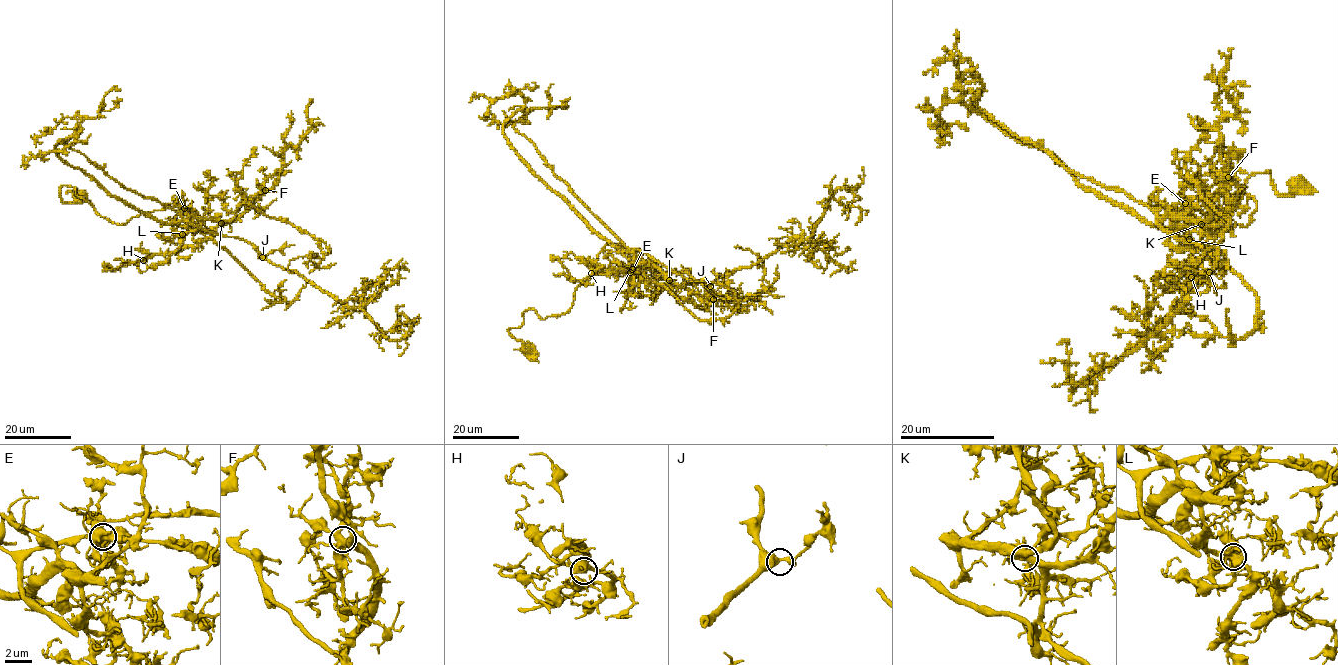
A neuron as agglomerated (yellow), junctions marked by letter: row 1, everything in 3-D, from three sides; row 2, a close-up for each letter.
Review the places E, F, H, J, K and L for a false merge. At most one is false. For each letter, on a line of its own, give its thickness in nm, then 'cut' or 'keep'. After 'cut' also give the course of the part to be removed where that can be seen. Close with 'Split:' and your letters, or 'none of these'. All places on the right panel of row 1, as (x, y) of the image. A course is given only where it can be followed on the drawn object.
E: calibre 650 nm; cut; course (1185, 204), (1157, 213), (1202, 248), (1202, 274), (1177, 305), (1072, 388), (1067, 342), (1058, 345)
F: calibre 480 nm; keep
H: calibre 480 nm; keep
J: calibre 440 nm; keep
K: calibre 550 nm; keep
L: calibre 440 nm; keep
Split: E

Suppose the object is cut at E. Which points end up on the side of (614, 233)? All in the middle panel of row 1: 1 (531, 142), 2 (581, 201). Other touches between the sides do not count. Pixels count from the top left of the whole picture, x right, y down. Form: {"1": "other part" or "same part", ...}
{"1": "same part", "2": "same part"}

